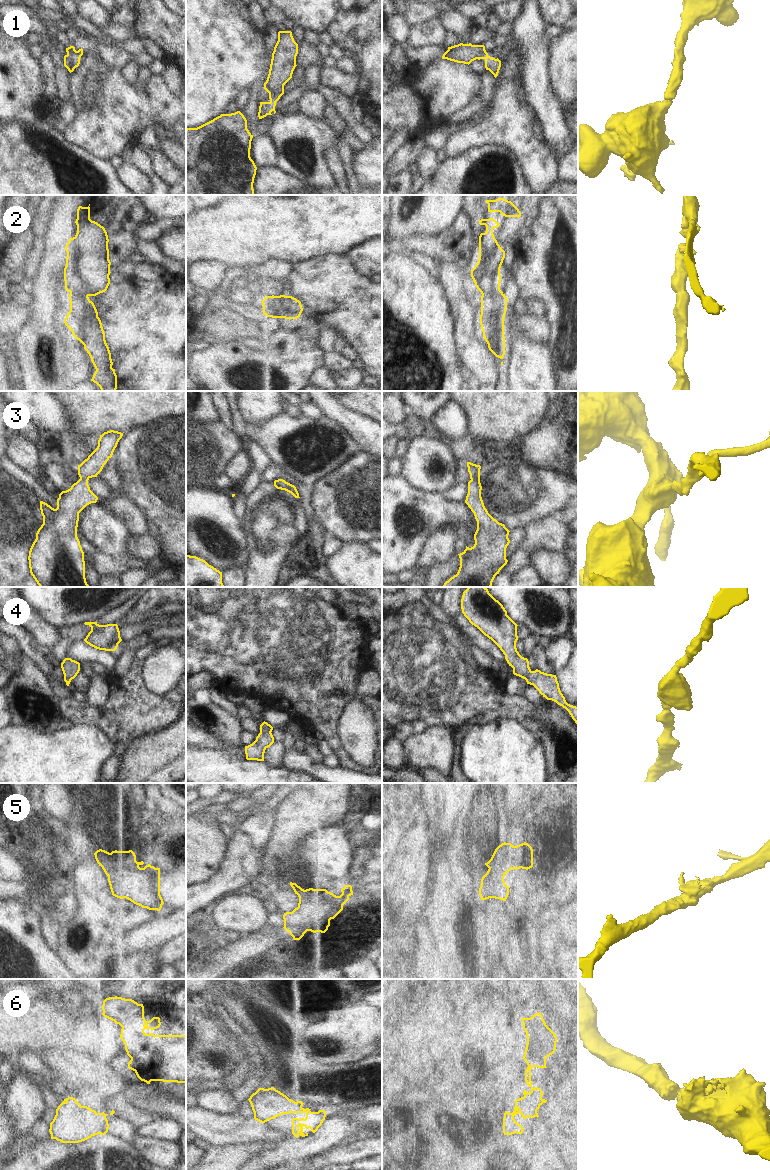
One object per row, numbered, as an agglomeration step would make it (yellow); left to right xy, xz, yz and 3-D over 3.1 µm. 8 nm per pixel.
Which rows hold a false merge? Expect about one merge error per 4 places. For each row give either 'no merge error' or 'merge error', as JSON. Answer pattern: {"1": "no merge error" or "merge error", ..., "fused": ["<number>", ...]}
{"1": "no merge error", "2": "no merge error", "3": "no merge error", "4": "no merge error", "5": "no merge error", "6": "no merge error", "fused": []}

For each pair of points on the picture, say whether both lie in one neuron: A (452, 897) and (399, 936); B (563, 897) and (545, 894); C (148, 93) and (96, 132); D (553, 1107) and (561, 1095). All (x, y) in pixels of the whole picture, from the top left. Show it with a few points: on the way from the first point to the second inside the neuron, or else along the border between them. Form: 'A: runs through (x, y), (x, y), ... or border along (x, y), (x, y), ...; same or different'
A: border along (410, 923), (410, 933), (404, 941); different
B: border along (550, 879), (554, 889), (554, 899); different
C: runs through (135, 106), (127, 109), (109, 127); same
D: border along (553, 1099), (567, 1116); different

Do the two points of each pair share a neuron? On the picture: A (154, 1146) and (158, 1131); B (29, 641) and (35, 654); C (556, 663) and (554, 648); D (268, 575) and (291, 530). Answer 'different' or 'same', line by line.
A: different
B: same
C: same
D: same

